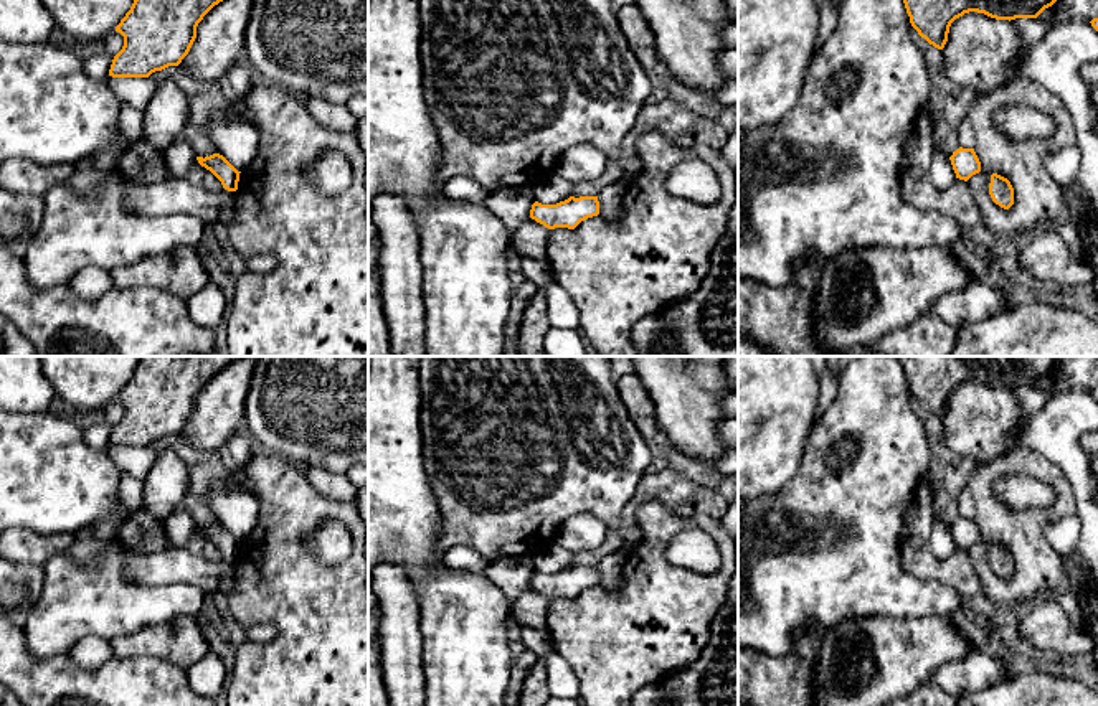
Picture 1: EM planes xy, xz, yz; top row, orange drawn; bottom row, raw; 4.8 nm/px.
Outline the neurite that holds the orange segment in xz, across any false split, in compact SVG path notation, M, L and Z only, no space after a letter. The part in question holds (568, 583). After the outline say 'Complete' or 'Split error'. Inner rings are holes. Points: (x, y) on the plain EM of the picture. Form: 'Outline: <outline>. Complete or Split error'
Outline: M570 566L556 574L542 574L535 571L530 587L548 599L568 597L575 599L581 591L599 584L598 566Z. Complete

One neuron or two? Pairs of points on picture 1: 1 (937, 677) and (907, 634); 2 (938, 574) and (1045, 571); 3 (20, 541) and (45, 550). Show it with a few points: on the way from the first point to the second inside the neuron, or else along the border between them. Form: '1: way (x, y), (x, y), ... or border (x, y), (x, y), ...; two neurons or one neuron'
1: border (968, 654), (943, 662), (922, 682); two neurons
2: border (966, 551), (983, 593); two neurons
3: way (27, 546), (38, 548); one neuron

